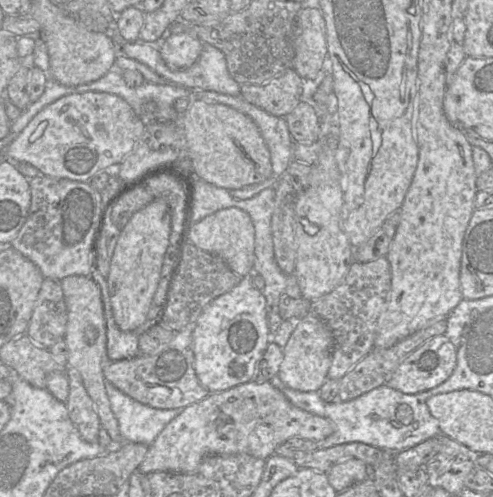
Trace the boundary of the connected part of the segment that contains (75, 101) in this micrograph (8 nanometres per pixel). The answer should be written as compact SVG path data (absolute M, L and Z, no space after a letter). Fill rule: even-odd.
M105 92L71 94L40 110L7 146L1 160L28 163L48 177L87 182L99 171L116 170L144 129L144 122L119 96Z

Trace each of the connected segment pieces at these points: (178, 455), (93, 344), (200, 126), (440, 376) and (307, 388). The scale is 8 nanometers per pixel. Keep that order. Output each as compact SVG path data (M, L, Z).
M251 380L222 392L210 393L203 400L185 407L177 417L167 424L149 446L146 457L139 465L138 471L145 475L154 472L189 474L194 472L203 459L209 455L248 454L266 460L274 454L279 445L284 444L292 437L319 442L330 436L334 432L334 428L334 423L329 419L295 407L269 381L256 383Z
M66 276L60 280L64 299L67 307L67 327L64 341L69 350L67 365L76 369L82 378L83 385L93 401L99 416L101 427L104 428L113 441L113 448L107 451L115 451L126 442L119 430L118 421L114 416L110 401L105 389L104 369L112 361L107 356L106 322L103 313L101 291L91 276Z
M192 100L187 111L181 115L186 145L192 161L193 172L205 182L226 190L236 190L259 184L272 175L270 152L254 121L236 109L219 103Z
M438 335L413 351L385 385L405 394L417 394L445 382L456 362L455 346L445 335Z
M309 312L301 318L283 347L284 359L278 376L283 384L301 392L318 392L326 379L332 362L333 335L329 327L315 314Z

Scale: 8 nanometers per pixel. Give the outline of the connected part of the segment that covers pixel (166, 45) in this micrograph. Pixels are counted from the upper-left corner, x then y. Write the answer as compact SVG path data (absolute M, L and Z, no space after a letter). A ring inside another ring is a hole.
M190 32L167 33L159 46L163 61L173 70L185 69L199 58L204 43Z

